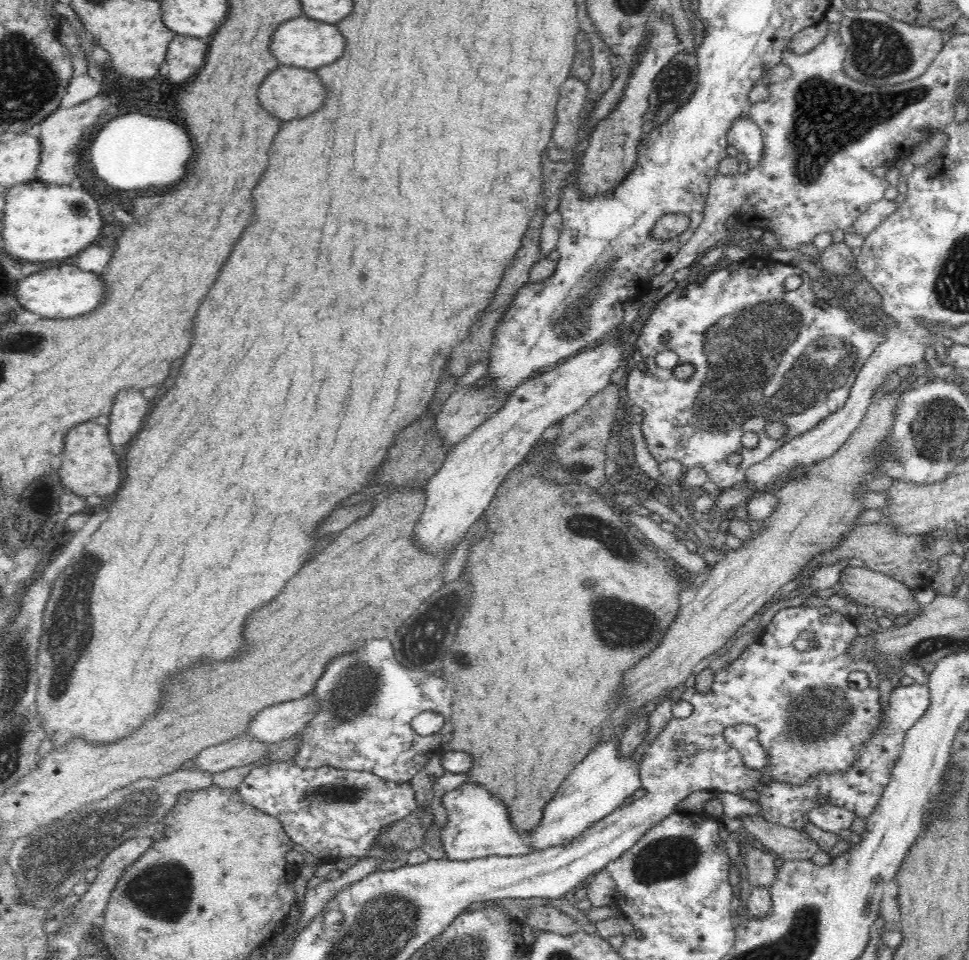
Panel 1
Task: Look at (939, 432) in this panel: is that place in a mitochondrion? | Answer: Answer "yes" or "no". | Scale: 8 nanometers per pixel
yes

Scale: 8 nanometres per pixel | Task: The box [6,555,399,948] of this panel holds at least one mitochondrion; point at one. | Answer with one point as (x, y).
(107, 828)

